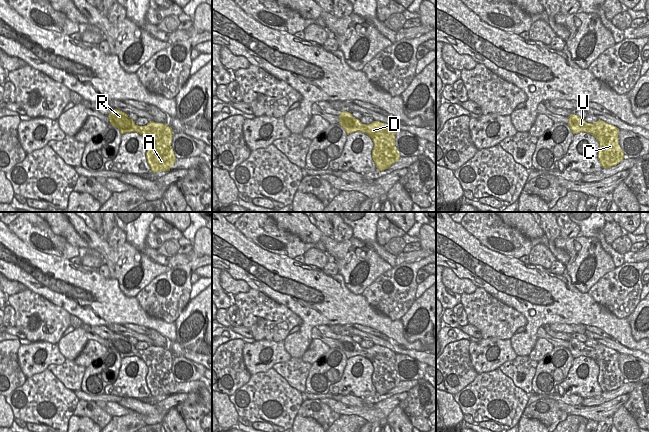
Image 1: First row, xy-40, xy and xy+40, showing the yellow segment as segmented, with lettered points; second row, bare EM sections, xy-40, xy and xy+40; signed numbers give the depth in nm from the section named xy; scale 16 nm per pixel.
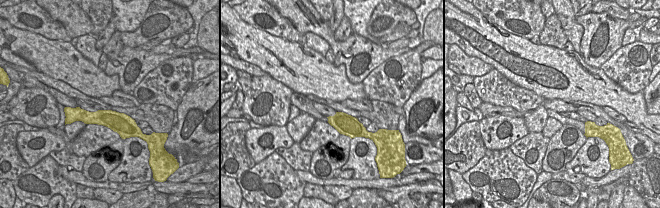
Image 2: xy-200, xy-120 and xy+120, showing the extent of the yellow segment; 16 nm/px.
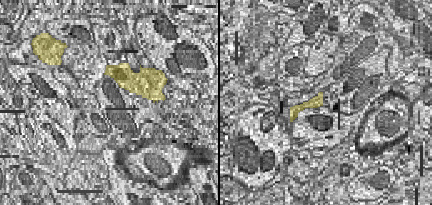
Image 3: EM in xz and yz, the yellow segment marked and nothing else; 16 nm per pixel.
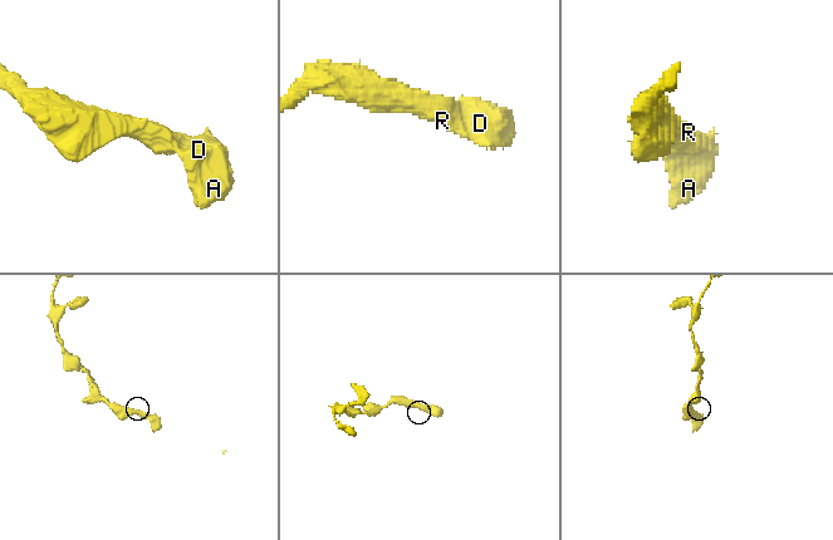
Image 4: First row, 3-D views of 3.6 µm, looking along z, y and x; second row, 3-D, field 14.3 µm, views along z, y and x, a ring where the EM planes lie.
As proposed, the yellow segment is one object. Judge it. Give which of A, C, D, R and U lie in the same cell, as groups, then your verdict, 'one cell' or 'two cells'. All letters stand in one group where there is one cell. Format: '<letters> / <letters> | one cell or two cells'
A C D R U | one cell

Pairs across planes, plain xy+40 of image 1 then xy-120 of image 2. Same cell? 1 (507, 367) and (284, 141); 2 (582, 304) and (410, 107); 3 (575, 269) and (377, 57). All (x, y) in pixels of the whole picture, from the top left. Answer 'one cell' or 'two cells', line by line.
1: two cells
2: two cells
3: one cell

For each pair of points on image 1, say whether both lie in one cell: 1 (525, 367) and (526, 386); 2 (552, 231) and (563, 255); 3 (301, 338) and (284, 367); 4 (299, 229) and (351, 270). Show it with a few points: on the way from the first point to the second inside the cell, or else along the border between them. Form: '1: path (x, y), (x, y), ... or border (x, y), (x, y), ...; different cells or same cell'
1: path (525, 372), (526, 381); same cell
2: path (551, 238), (551, 246), (556, 251); same cell
3: border (291, 356), (300, 358); different cells
4: path (313, 234), (323, 238), (341, 256); same cell

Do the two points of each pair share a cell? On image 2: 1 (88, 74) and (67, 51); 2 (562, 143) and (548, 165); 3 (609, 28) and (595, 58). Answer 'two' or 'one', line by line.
1: one
2: one
3: one

